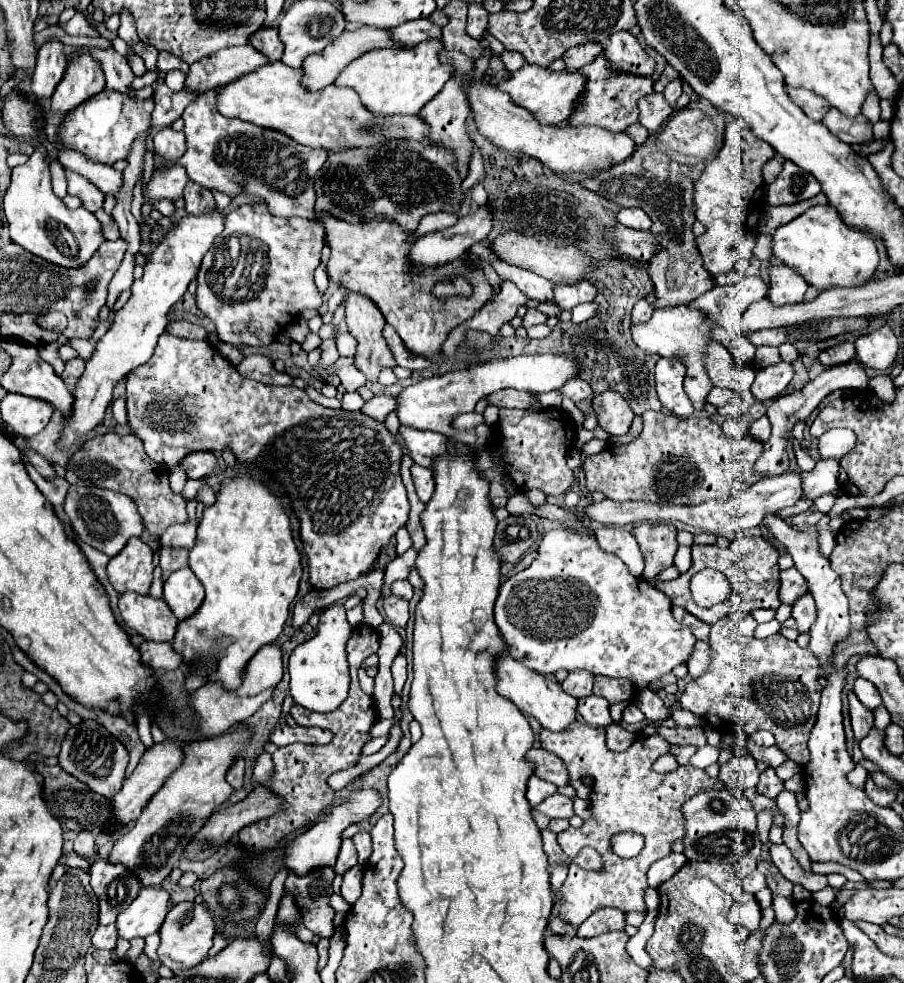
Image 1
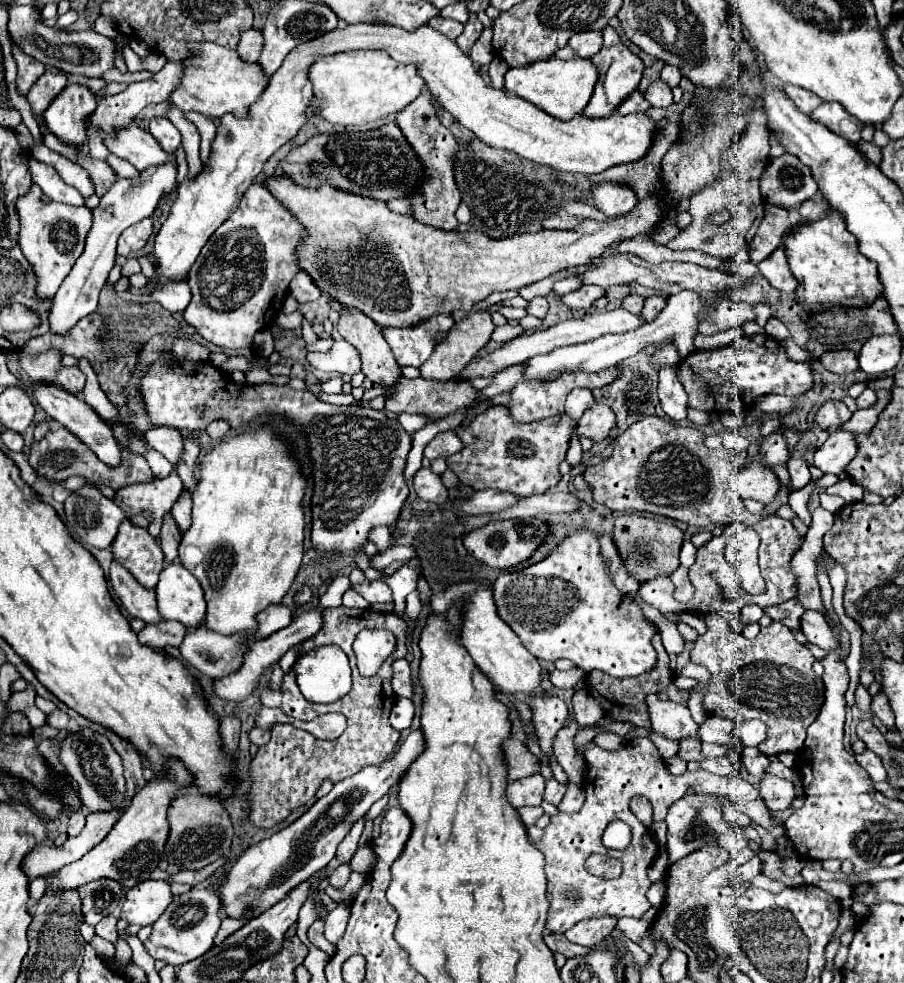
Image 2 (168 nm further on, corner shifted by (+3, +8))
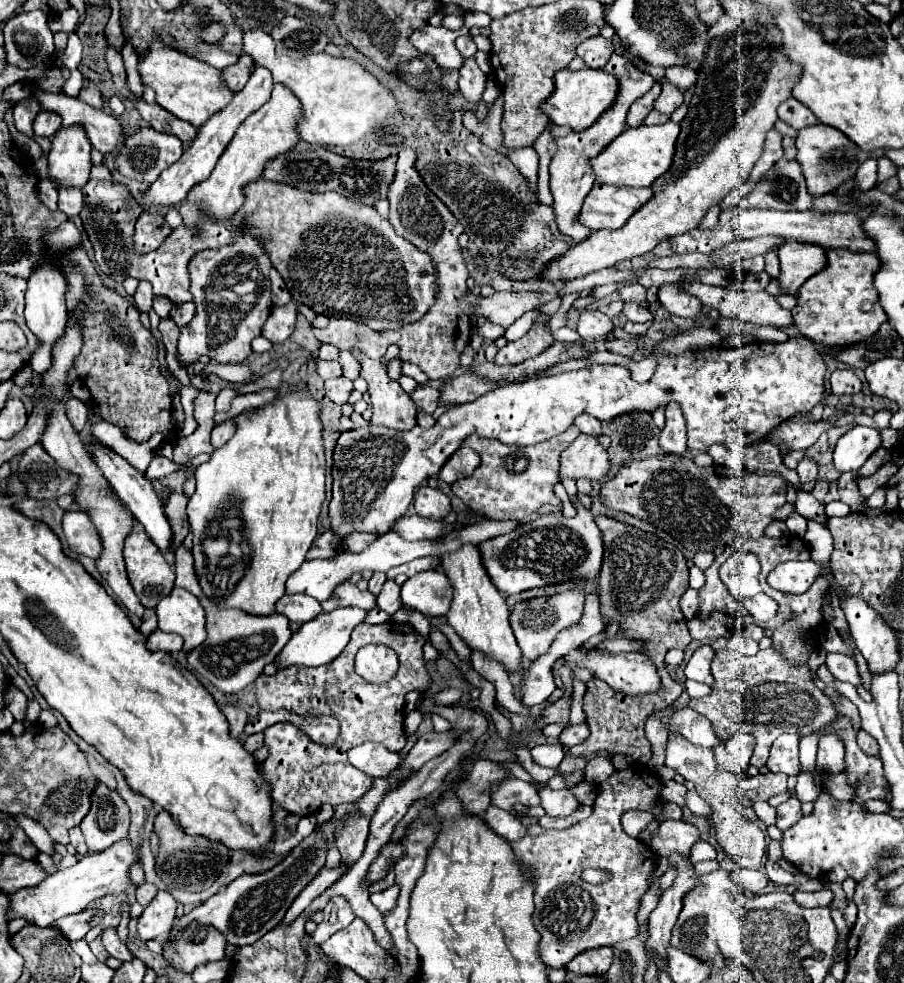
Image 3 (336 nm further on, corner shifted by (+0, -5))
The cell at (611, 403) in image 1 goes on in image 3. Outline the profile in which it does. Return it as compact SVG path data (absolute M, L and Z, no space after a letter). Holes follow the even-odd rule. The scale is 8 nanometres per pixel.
M580 433L560 457L560 479L586 477L602 479L610 469L608 451L598 443L598 437Z

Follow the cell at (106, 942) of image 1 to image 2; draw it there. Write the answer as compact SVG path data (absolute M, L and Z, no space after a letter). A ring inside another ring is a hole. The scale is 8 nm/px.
M107 916L105 920L101 920L101 922L95 926L95 932L97 932L101 938L109 940L109 942L117 942L117 938L119 938L119 934L117 934L117 918L115 918L115 916Z

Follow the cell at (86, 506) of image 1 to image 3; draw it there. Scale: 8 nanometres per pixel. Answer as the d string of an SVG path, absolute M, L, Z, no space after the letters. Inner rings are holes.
M66 511L62 519L62 529L66 535L66 541L72 551L88 555L92 559L98 559L102 553L102 539L94 523L90 521L90 515L84 511Z

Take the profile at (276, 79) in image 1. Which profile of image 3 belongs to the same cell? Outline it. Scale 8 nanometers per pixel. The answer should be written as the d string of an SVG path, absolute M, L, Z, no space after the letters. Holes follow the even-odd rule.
M152 43L150 53L142 57L138 63L138 73L146 85L156 91L156 103L162 105L166 111L192 123L194 127L202 127L212 115L222 111L234 97L234 91L228 89L222 71L196 59L184 55L176 49L170 49L162 43Z

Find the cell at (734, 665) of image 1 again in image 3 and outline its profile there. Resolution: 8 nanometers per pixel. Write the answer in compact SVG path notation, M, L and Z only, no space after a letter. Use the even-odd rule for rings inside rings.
M774 645L758 651L754 657L746 657L730 647L718 649L712 659L712 677L714 677L712 693L702 699L690 699L690 707L694 711L698 711L700 715L704 715L706 719L710 719L710 723L716 727L716 735L720 735L720 739L724 739L724 741L730 739L736 731L746 731L746 733L754 735L756 749L752 755L752 765L758 769L766 765L770 747L778 735L782 735L782 733L814 733L814 731L830 725L832 719L836 719L836 705L830 701L830 697L824 691L820 691L814 685L808 663L796 665L796 663L788 661L784 655L780 655L780 651Z

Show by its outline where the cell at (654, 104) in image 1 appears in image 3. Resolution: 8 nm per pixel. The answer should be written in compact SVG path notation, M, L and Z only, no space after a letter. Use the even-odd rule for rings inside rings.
M662 79L662 93L654 101L654 109L662 115L672 115L682 105L682 101L684 101L684 95L674 85L670 85L666 79Z

